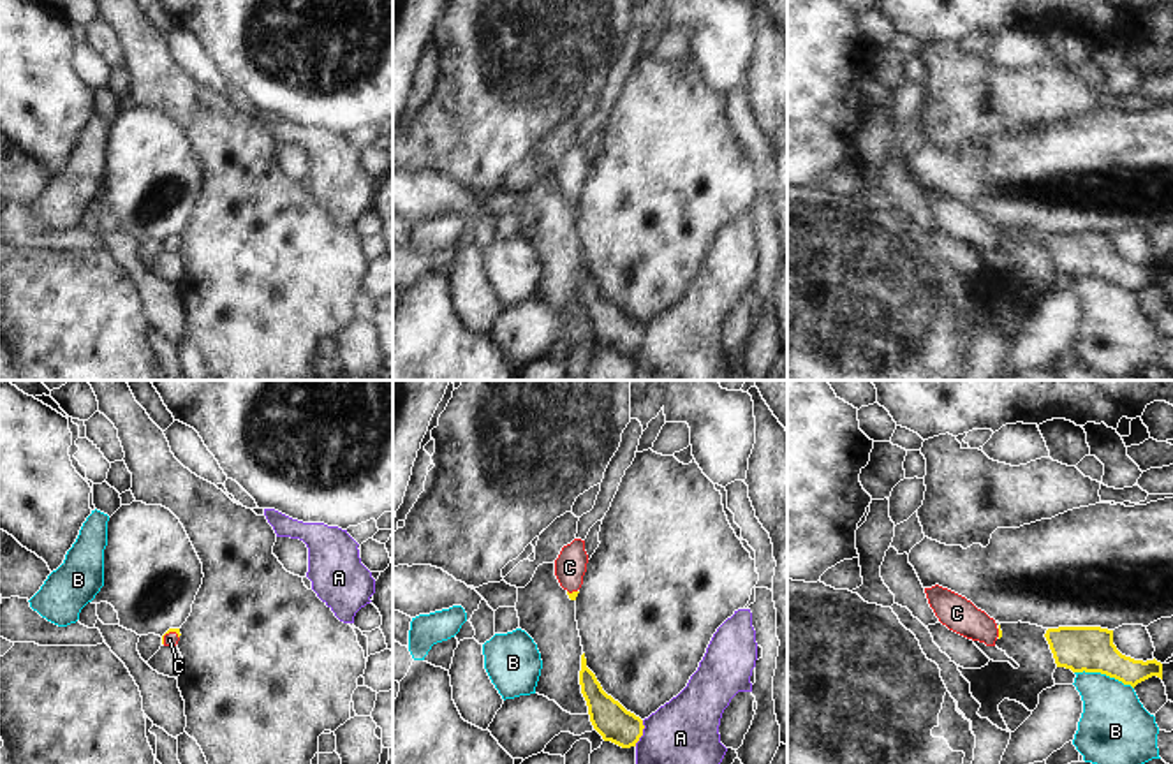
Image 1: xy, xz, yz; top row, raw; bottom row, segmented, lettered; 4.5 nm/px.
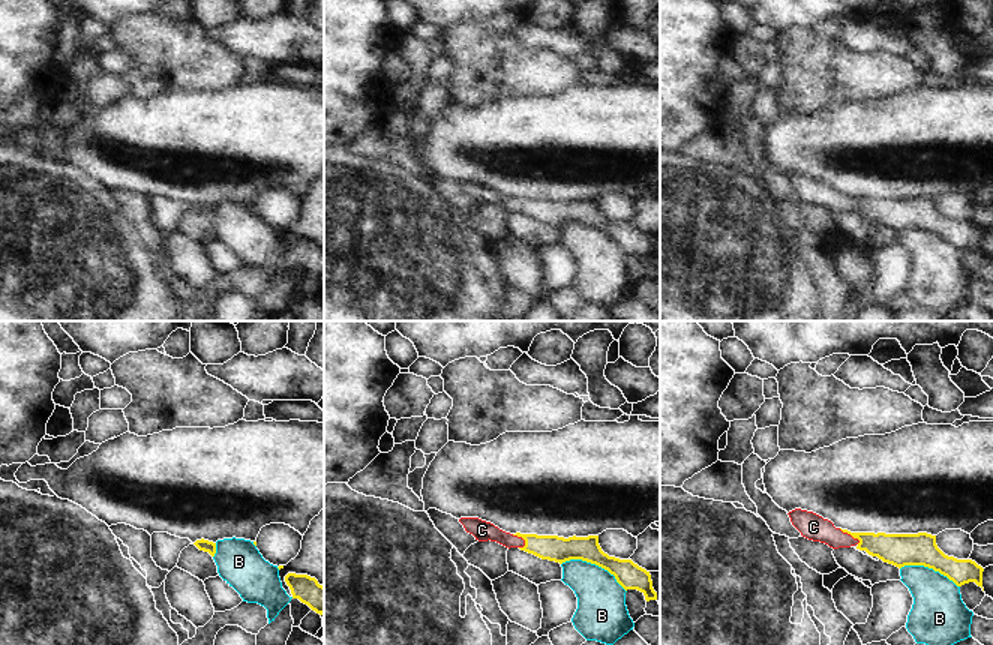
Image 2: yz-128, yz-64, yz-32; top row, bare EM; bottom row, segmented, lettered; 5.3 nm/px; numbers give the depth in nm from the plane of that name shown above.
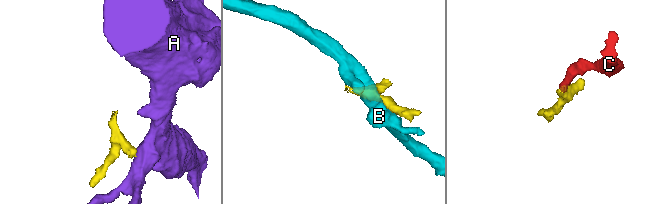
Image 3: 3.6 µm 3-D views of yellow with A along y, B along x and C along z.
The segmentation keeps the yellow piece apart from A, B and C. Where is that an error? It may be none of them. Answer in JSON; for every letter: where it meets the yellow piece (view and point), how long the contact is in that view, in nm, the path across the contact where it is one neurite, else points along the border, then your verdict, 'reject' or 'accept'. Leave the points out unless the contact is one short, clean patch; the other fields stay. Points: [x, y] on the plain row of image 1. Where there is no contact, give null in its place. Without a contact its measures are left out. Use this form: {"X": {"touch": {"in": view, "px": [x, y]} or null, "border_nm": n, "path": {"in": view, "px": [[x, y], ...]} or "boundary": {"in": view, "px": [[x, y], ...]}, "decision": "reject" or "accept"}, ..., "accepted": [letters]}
{"A": {"touch": {"in": "xz", "px": [641, 338]}, "border_nm": 130, "boundary": {"in": "xz", "px": [[643, 326], [643, 340], [634, 351]]}, "decision": "reject"}, "B": {"touch": {"in": "yz", "px": [1105, 279]}, "border_nm": 280, "decision": "reject"}, "C": {"touch": {"in": "xy", "px": [168, 238]}, "border_nm": 90, "path": {"in": "xy", "px": [[177, 236], [168, 238], [169, 245]]}, "decision": "accept"}, "accepted": ["C"]}

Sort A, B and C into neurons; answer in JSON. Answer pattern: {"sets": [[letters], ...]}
{"sets": [["A"], ["B"], ["C"]]}

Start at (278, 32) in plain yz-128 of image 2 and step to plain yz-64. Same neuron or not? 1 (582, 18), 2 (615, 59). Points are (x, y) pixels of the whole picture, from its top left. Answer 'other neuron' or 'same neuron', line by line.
1: other neuron
2: other neuron

